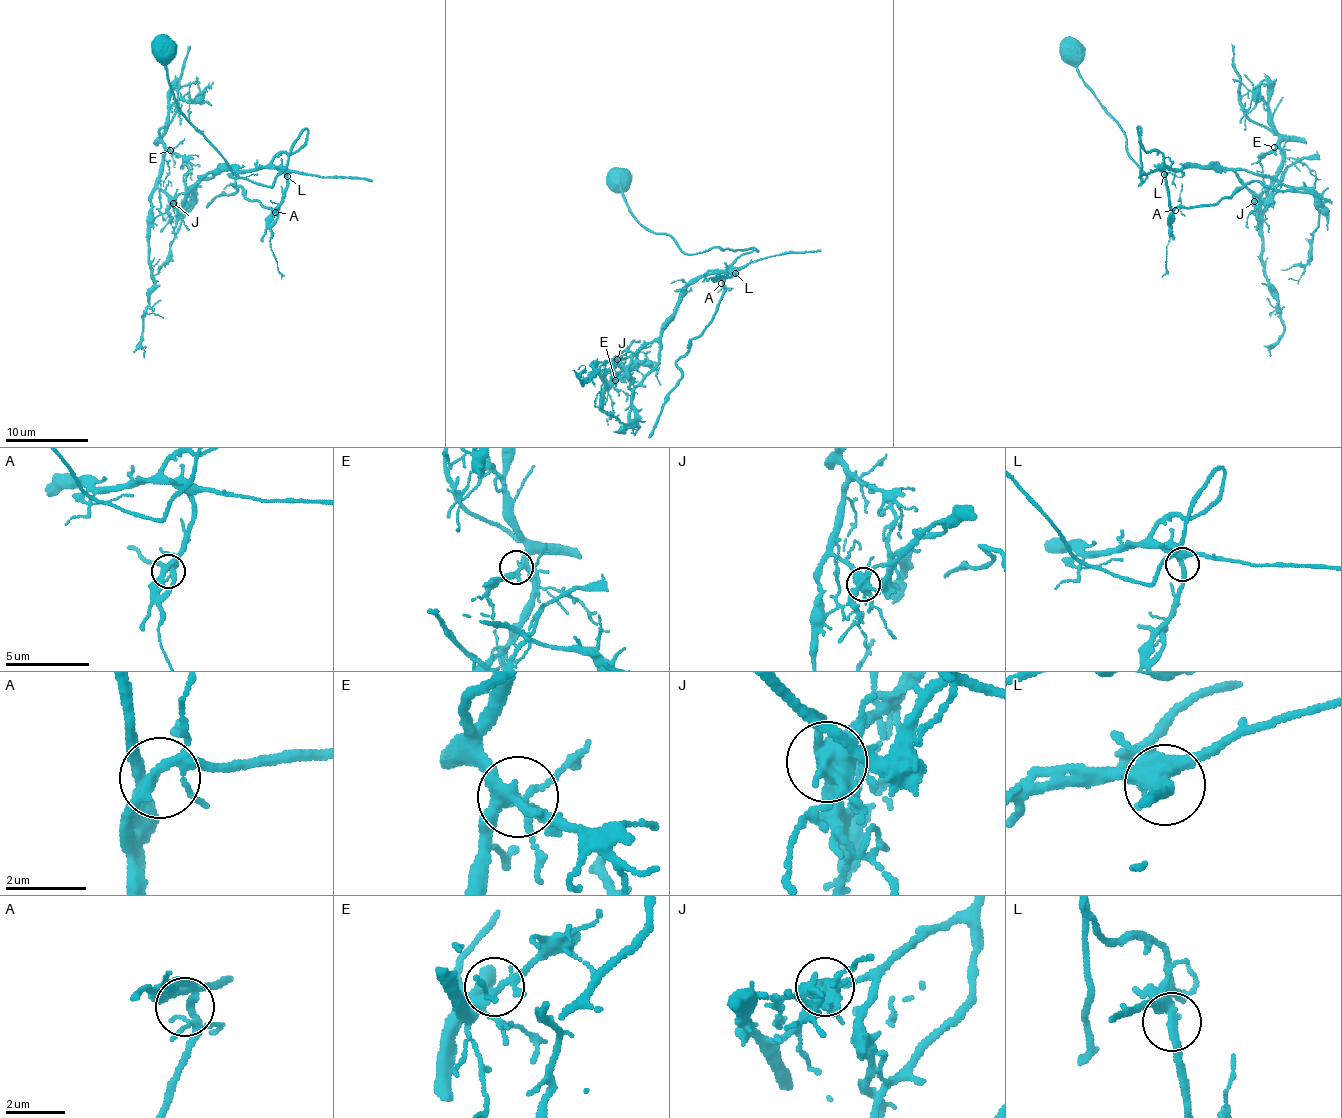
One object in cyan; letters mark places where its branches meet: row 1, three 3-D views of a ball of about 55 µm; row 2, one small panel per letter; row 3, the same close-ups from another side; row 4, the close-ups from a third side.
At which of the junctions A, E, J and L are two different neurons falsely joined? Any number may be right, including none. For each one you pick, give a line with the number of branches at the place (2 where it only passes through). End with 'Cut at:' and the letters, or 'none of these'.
J: Branches: 7
Cut at: J

